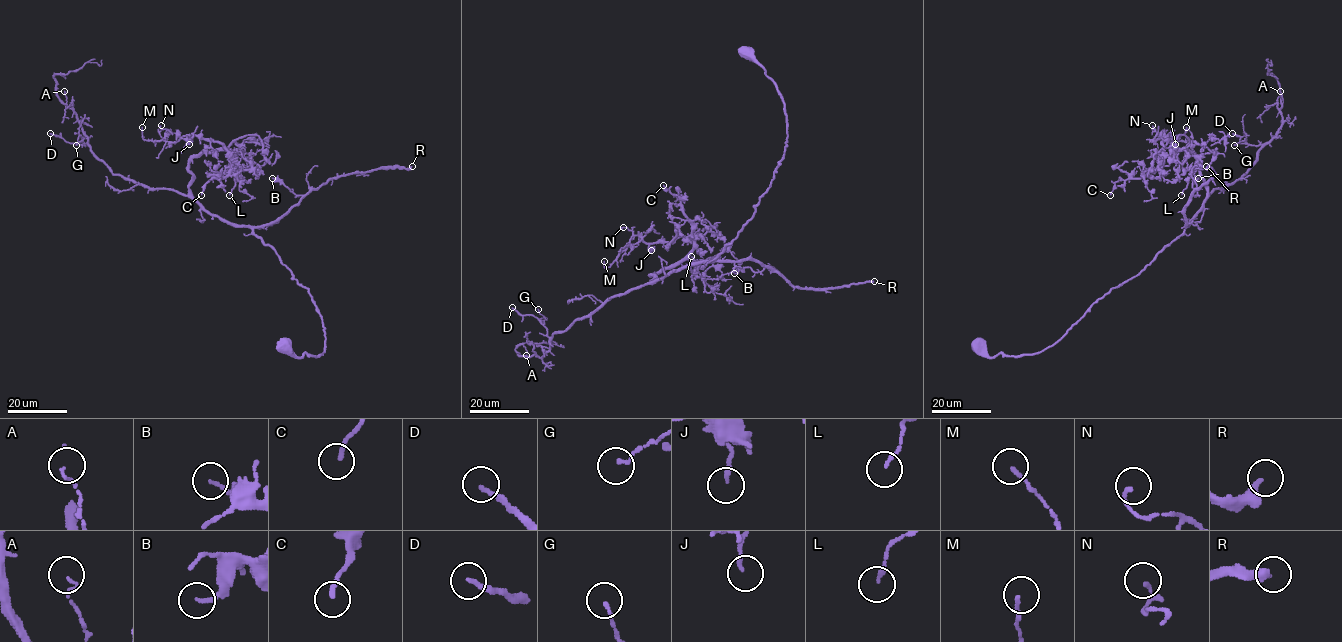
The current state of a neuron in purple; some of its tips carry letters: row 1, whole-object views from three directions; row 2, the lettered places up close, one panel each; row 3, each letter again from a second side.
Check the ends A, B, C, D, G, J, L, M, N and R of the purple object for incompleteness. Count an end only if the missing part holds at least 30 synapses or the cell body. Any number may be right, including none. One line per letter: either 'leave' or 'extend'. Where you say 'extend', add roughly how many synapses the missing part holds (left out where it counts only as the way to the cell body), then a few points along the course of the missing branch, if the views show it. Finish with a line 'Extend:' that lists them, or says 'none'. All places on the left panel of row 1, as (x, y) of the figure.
A: leave
B: leave
C: leave
D: leave
G: leave
J: leave
L: leave
M: leave
N: leave
R: extend; about 60 synapses
Extend: R

